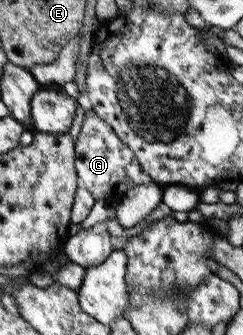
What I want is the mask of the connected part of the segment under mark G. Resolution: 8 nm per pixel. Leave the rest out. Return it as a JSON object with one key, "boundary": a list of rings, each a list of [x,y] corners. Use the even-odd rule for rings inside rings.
{"boundary":[[[93,110],[85,115],[75,142],[76,173],[95,200],[106,200],[108,206],[116,208],[128,189],[137,184],[146,184],[153,178],[142,171],[132,150],[105,120],[102,120]]]}

